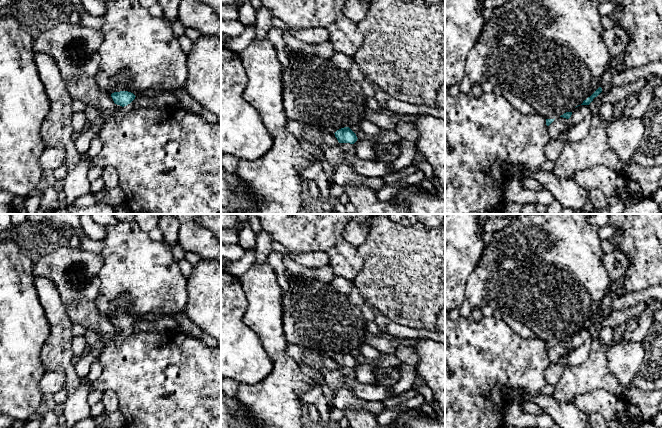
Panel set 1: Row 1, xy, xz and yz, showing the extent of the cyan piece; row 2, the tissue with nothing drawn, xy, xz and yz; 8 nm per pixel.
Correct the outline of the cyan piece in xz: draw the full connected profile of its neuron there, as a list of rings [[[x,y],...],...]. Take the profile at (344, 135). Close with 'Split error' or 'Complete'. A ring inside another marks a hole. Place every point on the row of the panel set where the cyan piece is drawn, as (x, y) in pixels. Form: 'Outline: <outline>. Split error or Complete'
Outline: [[[349,127],[341,128],[334,134],[339,143],[354,144],[358,139],[356,134]]]. Complete

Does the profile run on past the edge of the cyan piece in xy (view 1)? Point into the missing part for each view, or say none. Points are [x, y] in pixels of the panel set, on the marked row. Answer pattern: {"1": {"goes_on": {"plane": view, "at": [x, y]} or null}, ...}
{"1": {"goes_on": null}}

